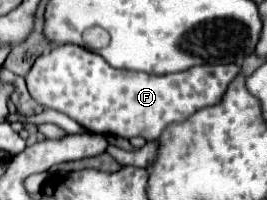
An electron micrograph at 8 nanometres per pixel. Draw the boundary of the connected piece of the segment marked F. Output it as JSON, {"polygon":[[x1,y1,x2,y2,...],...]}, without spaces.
{"polygon":[[61,44,43,52,25,80,31,96,41,106,67,114,93,134,113,134,121,138,143,136,145,140,157,140,167,126,185,122,199,108,217,104,239,72,241,66,237,64,193,66,163,76,137,70,117,70,99,54,83,46]]}

